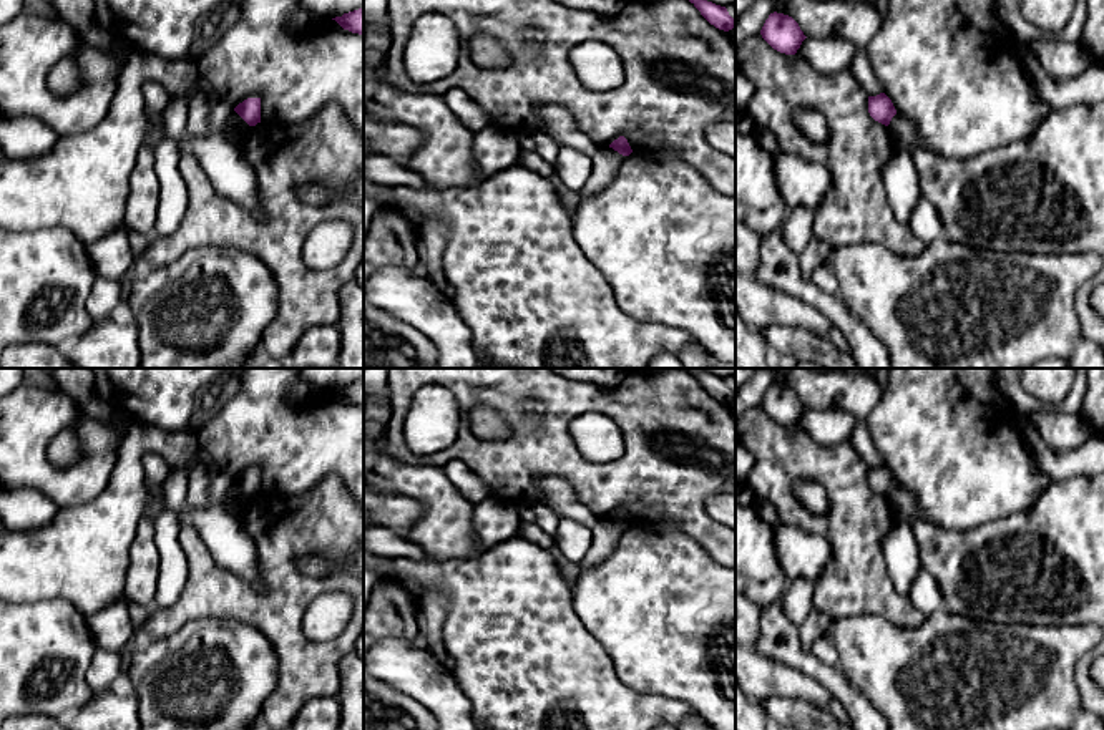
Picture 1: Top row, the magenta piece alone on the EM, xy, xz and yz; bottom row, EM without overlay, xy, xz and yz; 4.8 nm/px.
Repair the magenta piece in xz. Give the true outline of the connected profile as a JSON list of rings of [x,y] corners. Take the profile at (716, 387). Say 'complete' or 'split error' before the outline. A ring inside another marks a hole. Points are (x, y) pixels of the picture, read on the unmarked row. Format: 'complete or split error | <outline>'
complete | [[[692,368],[689,373],[716,400],[729,403],[735,398],[735,392],[729,387],[725,378],[716,377],[712,373],[707,373],[707,372],[702,372],[701,368]]]

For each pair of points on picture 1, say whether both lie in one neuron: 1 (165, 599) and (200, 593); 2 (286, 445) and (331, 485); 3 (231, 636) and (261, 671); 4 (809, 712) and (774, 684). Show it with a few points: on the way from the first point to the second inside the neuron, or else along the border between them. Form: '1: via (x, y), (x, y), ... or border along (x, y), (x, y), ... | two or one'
1: border along (186, 558), (181, 594), (155, 609) | two
2: border along (341, 478), (326, 475), (297, 495) | two
3: via (234, 644), (253, 662) | one
4: border along (759, 699), (801, 697), (827, 709) | two

